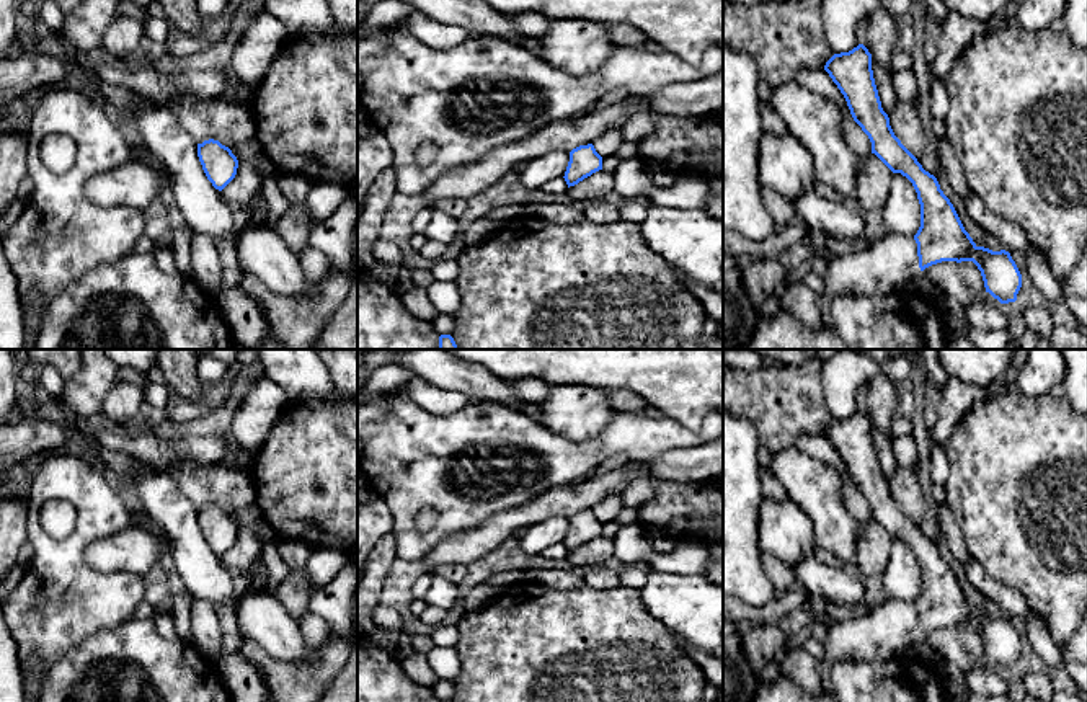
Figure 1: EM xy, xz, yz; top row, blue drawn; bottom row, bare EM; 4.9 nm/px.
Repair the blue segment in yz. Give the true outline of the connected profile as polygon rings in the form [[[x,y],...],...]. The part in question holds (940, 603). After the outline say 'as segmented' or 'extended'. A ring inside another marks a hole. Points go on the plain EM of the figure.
[[[859,410],[849,418],[834,420],[824,436],[844,460],[854,487],[868,501],[872,519],[912,549],[921,570],[921,593],[914,602],[890,598],[829,627],[826,658],[832,663],[886,661],[906,655],[919,637],[932,630],[973,627],[986,658],[1000,669],[1015,668],[1022,640],[1010,619],[973,607],[937,544],[894,501],[881,473],[868,415]]]; extended

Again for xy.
[[[209,504],[197,509],[197,522],[212,552],[222,557],[237,540],[238,526],[219,506]]]; as segmented

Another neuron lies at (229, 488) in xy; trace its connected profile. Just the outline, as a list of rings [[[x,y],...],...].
[[[186,459],[170,467],[166,477],[175,480],[196,509],[214,504],[230,514],[255,500],[251,477],[227,464],[204,469]]]

